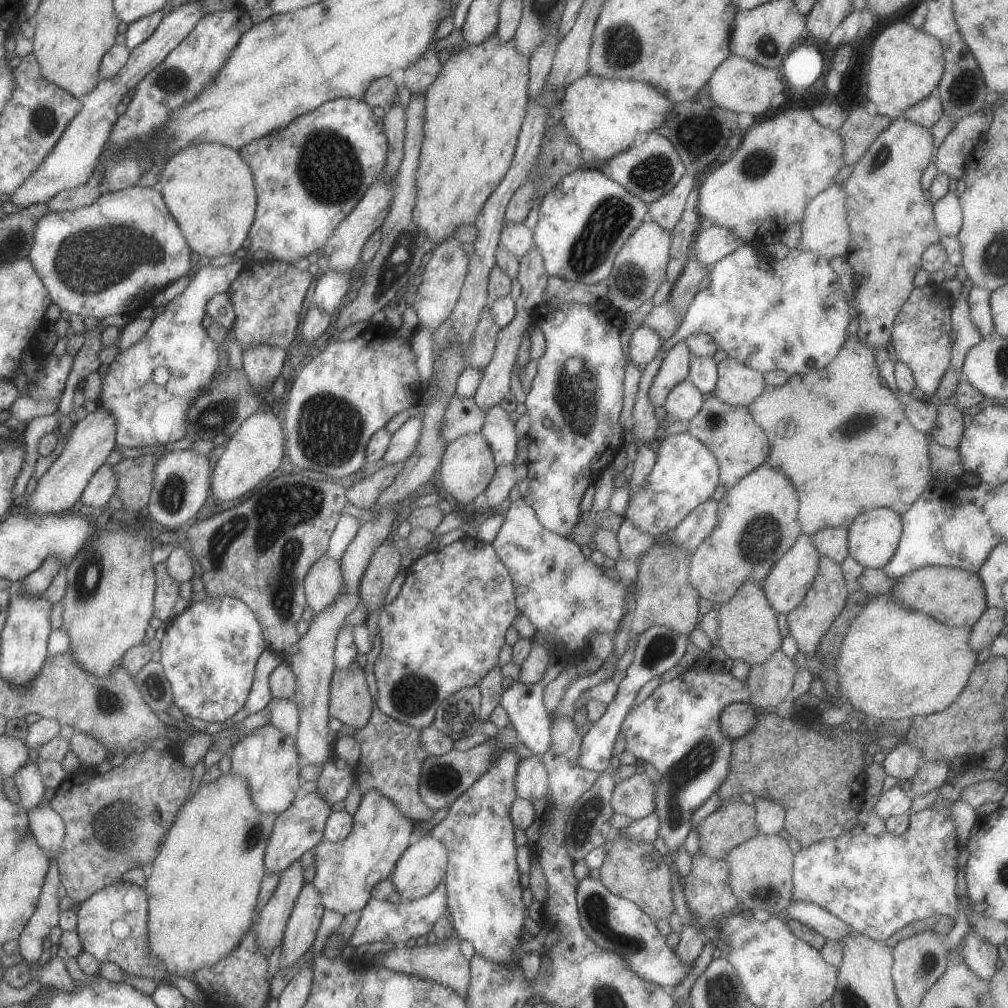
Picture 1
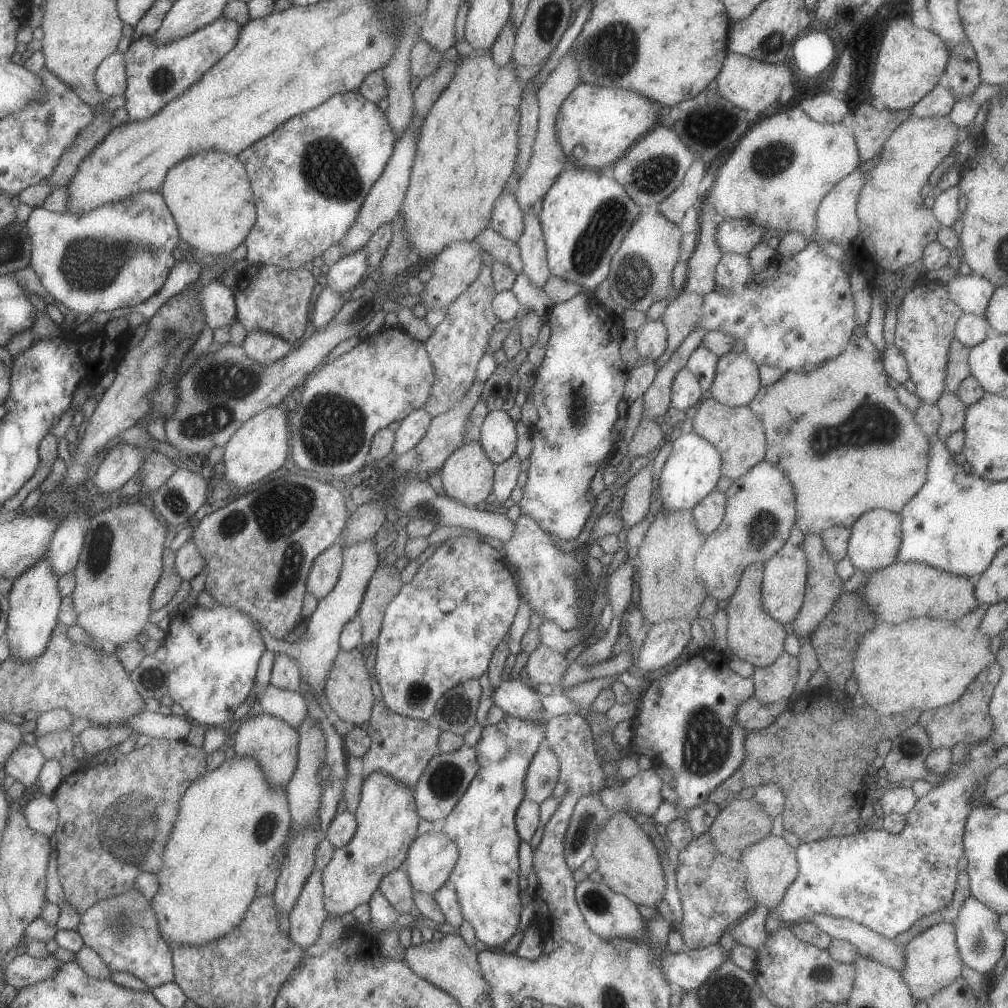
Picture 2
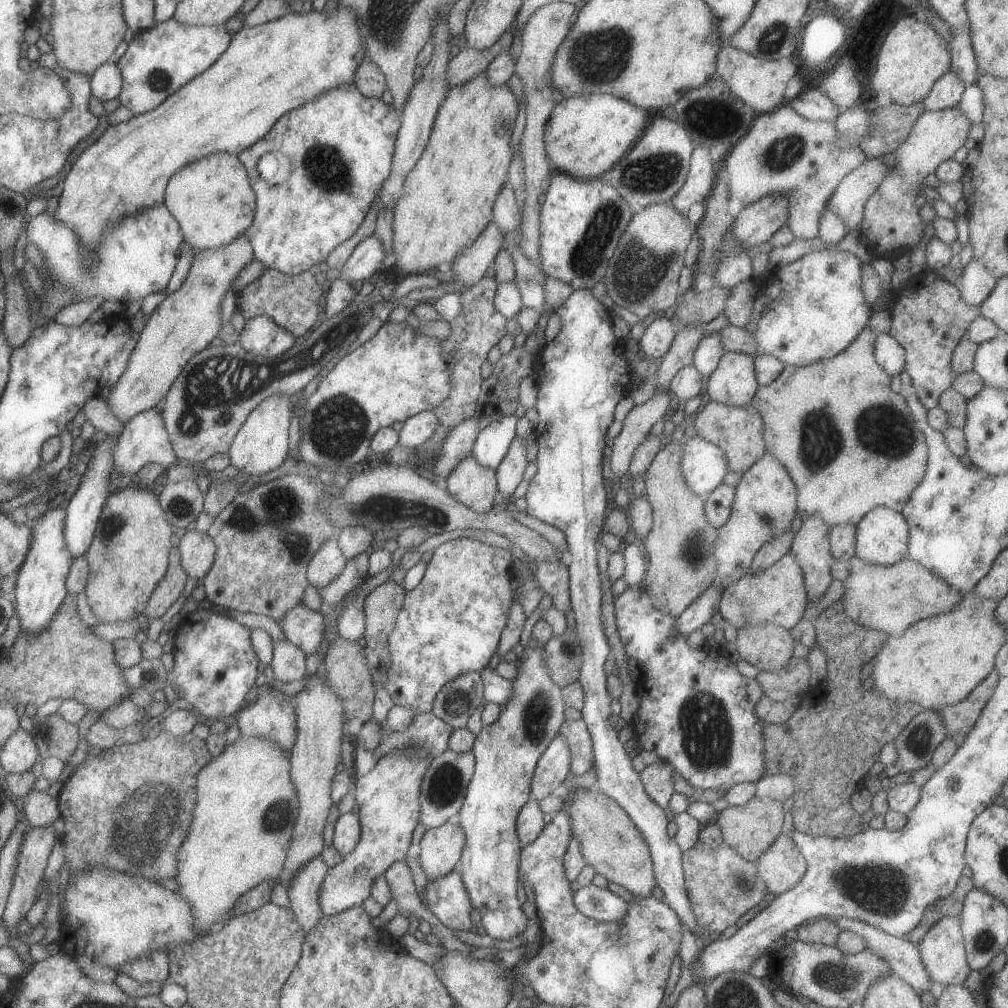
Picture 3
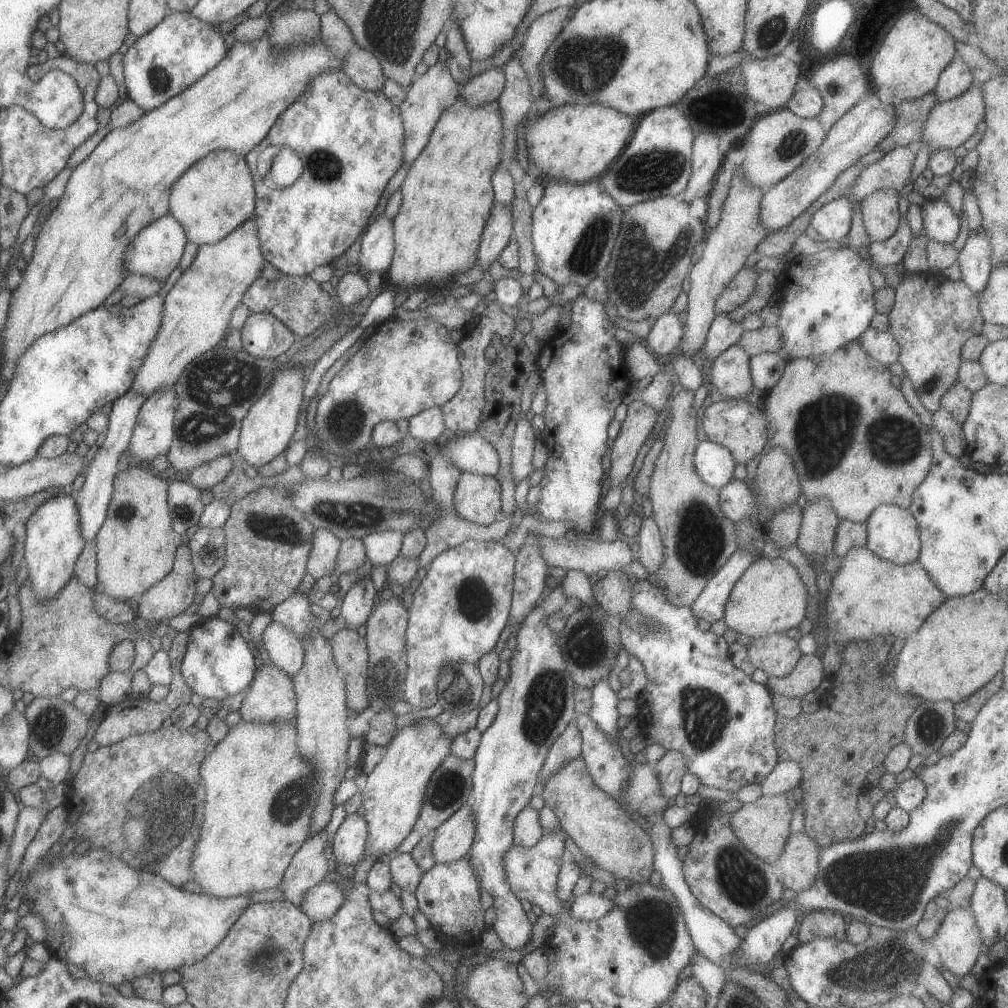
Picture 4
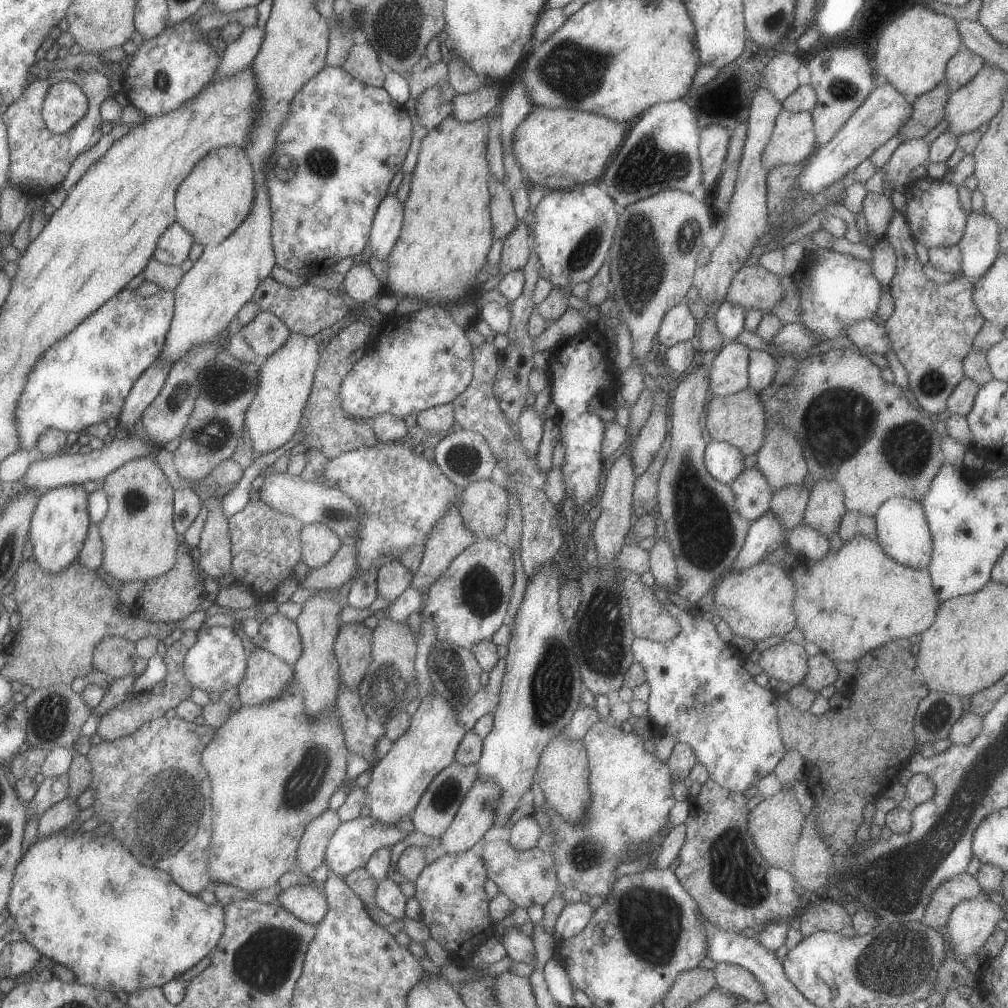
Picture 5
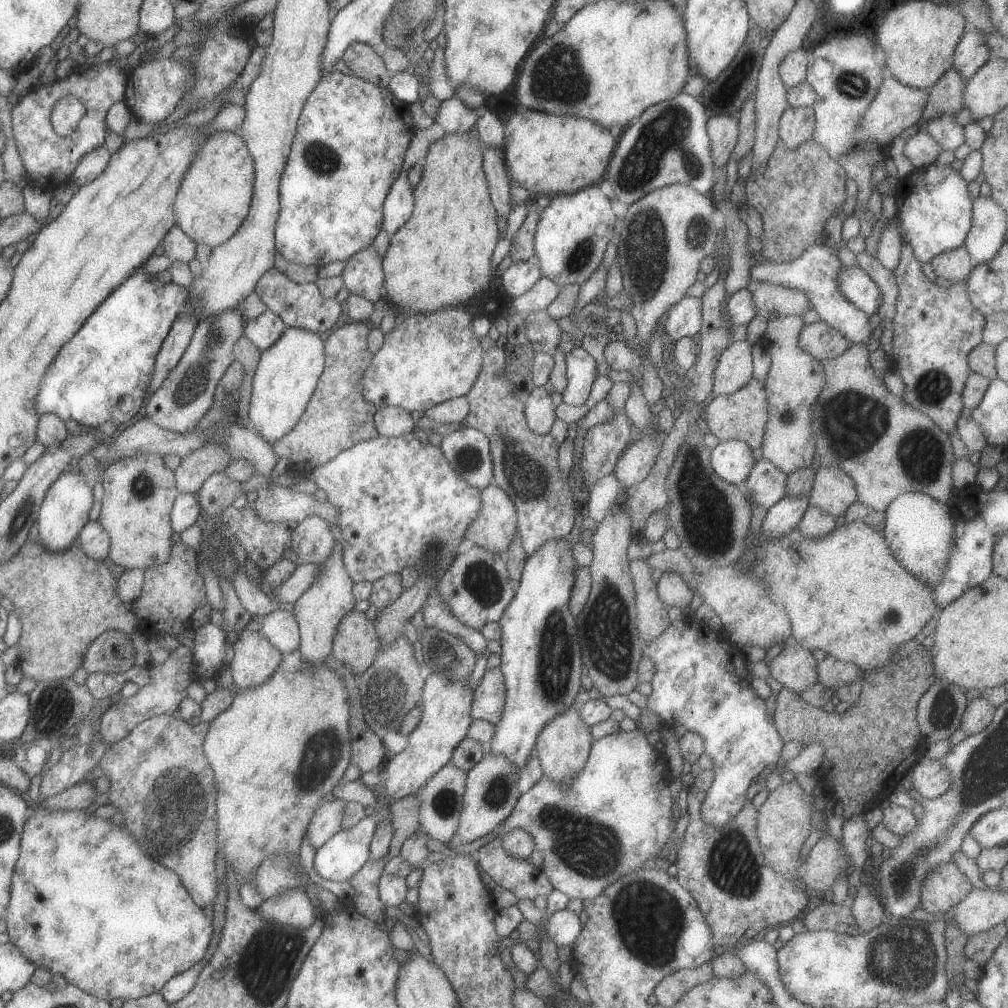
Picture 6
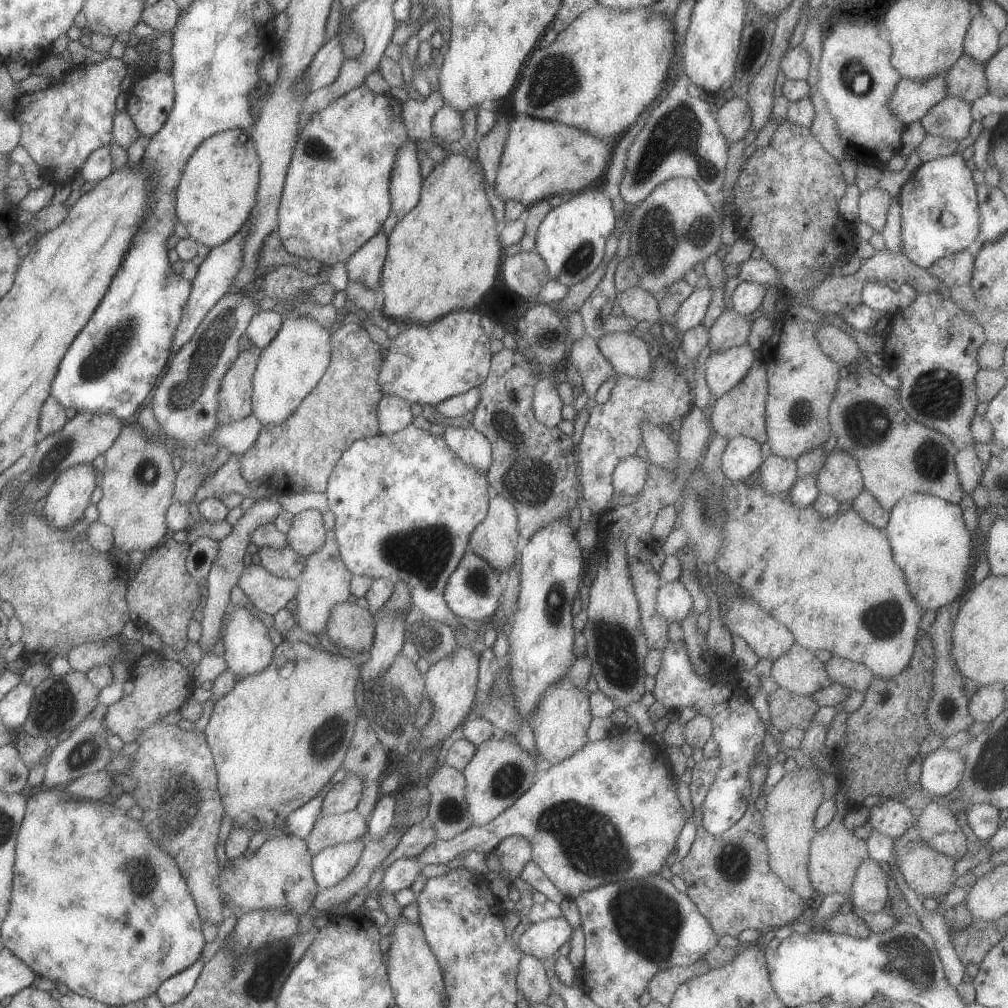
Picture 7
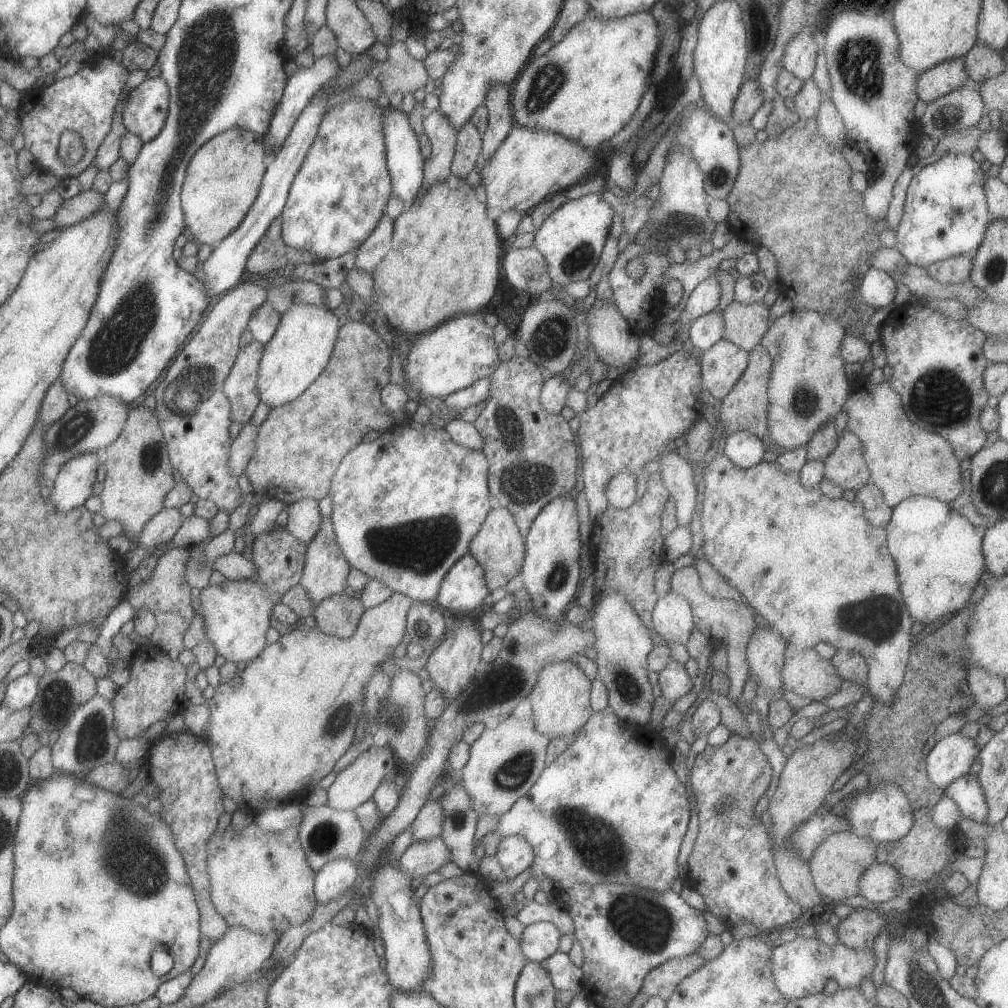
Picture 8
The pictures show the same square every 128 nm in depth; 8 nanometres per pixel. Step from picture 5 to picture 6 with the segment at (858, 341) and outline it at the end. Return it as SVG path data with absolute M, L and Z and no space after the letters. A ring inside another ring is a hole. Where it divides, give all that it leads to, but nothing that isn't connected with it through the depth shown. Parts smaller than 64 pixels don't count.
M824 244L809 246L807 251L796 260L787 263L775 263L774 261L758 262L751 267L749 278L752 281L767 282L782 285L793 289L802 289L805 292L813 308L818 312L820 320L826 321L832 328L839 330L851 343L862 343L869 346L870 352L881 347L880 342L870 343L872 326L869 315L860 310L853 302L850 302L839 287L839 275L843 270L842 262L838 257L838 249Z

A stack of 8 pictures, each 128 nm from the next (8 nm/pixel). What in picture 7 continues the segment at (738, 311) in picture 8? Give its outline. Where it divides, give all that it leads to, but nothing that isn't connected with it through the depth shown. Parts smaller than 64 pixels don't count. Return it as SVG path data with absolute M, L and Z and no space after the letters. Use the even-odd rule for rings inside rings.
M734 307L725 309L709 330L708 345L712 352L724 352L748 343L753 322L750 322L748 315L741 315Z

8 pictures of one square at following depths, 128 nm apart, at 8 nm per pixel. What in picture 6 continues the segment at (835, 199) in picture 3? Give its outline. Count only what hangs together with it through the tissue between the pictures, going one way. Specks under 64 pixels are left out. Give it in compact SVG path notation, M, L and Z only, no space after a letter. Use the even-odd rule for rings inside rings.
M919 130L906 143L904 154L915 169L930 166L944 150L941 144L928 132Z

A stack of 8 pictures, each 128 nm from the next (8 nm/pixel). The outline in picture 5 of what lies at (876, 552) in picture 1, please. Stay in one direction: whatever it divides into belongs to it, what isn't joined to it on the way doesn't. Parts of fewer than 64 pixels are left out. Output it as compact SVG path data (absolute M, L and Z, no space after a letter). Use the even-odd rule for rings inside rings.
M895 496L880 506L875 514L878 542L896 562L915 569L928 569L933 553L933 538L924 507L918 499Z

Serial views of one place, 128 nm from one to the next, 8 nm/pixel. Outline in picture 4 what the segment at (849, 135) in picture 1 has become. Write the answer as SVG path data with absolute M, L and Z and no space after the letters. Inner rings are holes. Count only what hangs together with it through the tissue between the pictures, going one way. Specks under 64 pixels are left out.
M934 91L917 99L895 102L896 126L882 142L879 142L878 147L887 153L896 147L920 144L923 138L925 122L936 104L938 102Z

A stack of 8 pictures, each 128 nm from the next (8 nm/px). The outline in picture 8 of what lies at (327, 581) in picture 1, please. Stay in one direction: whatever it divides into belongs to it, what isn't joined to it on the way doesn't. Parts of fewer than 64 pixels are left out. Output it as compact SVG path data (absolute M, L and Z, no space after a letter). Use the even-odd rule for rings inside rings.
M305 498L287 505L289 517L286 522L288 532L304 544L308 544L320 530L323 514L317 500Z

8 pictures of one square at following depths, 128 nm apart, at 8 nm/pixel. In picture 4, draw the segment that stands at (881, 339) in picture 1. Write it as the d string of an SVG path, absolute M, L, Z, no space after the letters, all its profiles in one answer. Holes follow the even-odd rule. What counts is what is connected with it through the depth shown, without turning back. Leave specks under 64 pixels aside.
M972 83L970 88L957 96L936 104L930 111L928 120L925 122L922 141L929 144L930 154L936 149L955 149L964 144L976 131L976 126L985 120L985 98L983 97L982 83ZM894 189L871 192L861 200L863 223L872 241L890 238L900 224L899 193Z

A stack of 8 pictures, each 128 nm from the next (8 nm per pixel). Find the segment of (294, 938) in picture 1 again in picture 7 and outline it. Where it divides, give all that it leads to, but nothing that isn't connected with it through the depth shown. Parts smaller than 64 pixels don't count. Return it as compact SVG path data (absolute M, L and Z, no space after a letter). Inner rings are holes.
M348 772L347 777L336 784L323 798L322 815L342 814L353 811L363 793L363 778Z

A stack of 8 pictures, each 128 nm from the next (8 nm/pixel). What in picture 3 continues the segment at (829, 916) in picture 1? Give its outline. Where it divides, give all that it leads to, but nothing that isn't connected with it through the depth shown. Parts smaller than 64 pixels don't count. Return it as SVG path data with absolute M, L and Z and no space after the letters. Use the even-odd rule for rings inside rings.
M838 917L835 921L840 930L852 931L864 938L866 948L884 958L892 973L905 980L916 992L921 994L924 991L939 991L928 978L928 972L924 970L920 952L914 943L905 938L890 936L864 921L846 917Z

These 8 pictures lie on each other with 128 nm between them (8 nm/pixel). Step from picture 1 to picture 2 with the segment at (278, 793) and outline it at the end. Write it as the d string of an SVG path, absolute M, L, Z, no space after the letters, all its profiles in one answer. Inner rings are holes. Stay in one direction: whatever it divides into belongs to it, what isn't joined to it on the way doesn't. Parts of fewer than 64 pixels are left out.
M266 712L253 718L246 717L237 723L235 729L237 732L235 735L236 757L254 758L254 762L260 764L260 770L264 770L264 778L266 778L264 782L268 782L274 788L276 786L287 788L298 766L300 736L297 730L284 720Z

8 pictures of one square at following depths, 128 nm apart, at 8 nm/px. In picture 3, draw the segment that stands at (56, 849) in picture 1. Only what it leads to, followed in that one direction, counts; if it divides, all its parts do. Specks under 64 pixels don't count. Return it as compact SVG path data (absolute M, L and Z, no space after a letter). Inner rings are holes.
M30 791L23 799L23 809L32 827L59 825L59 799L47 791Z

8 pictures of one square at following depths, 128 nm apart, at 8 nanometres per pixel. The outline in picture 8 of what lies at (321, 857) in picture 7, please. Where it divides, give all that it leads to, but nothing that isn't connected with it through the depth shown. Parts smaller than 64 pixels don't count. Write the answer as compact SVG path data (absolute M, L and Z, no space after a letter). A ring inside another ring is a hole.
M336 859L315 874L315 895L320 904L352 891L359 880L358 864L350 859Z

